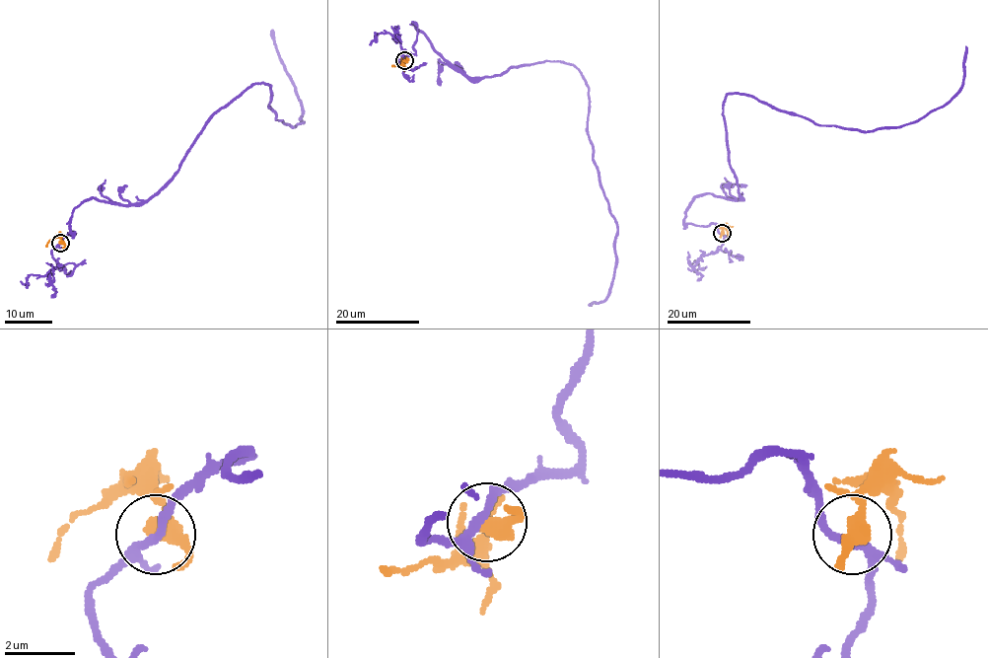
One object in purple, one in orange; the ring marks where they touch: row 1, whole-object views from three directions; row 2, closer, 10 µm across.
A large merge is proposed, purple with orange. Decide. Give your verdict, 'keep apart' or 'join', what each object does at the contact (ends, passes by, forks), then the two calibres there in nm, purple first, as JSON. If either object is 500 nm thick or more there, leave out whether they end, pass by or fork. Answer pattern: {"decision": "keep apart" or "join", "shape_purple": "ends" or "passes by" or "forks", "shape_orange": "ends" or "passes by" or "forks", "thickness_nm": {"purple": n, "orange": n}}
{"decision": "keep apart", "shape_purple": "forks", "shape_orange": "passes by", "thickness_nm": {"purple": 190, "orange": 400}}

